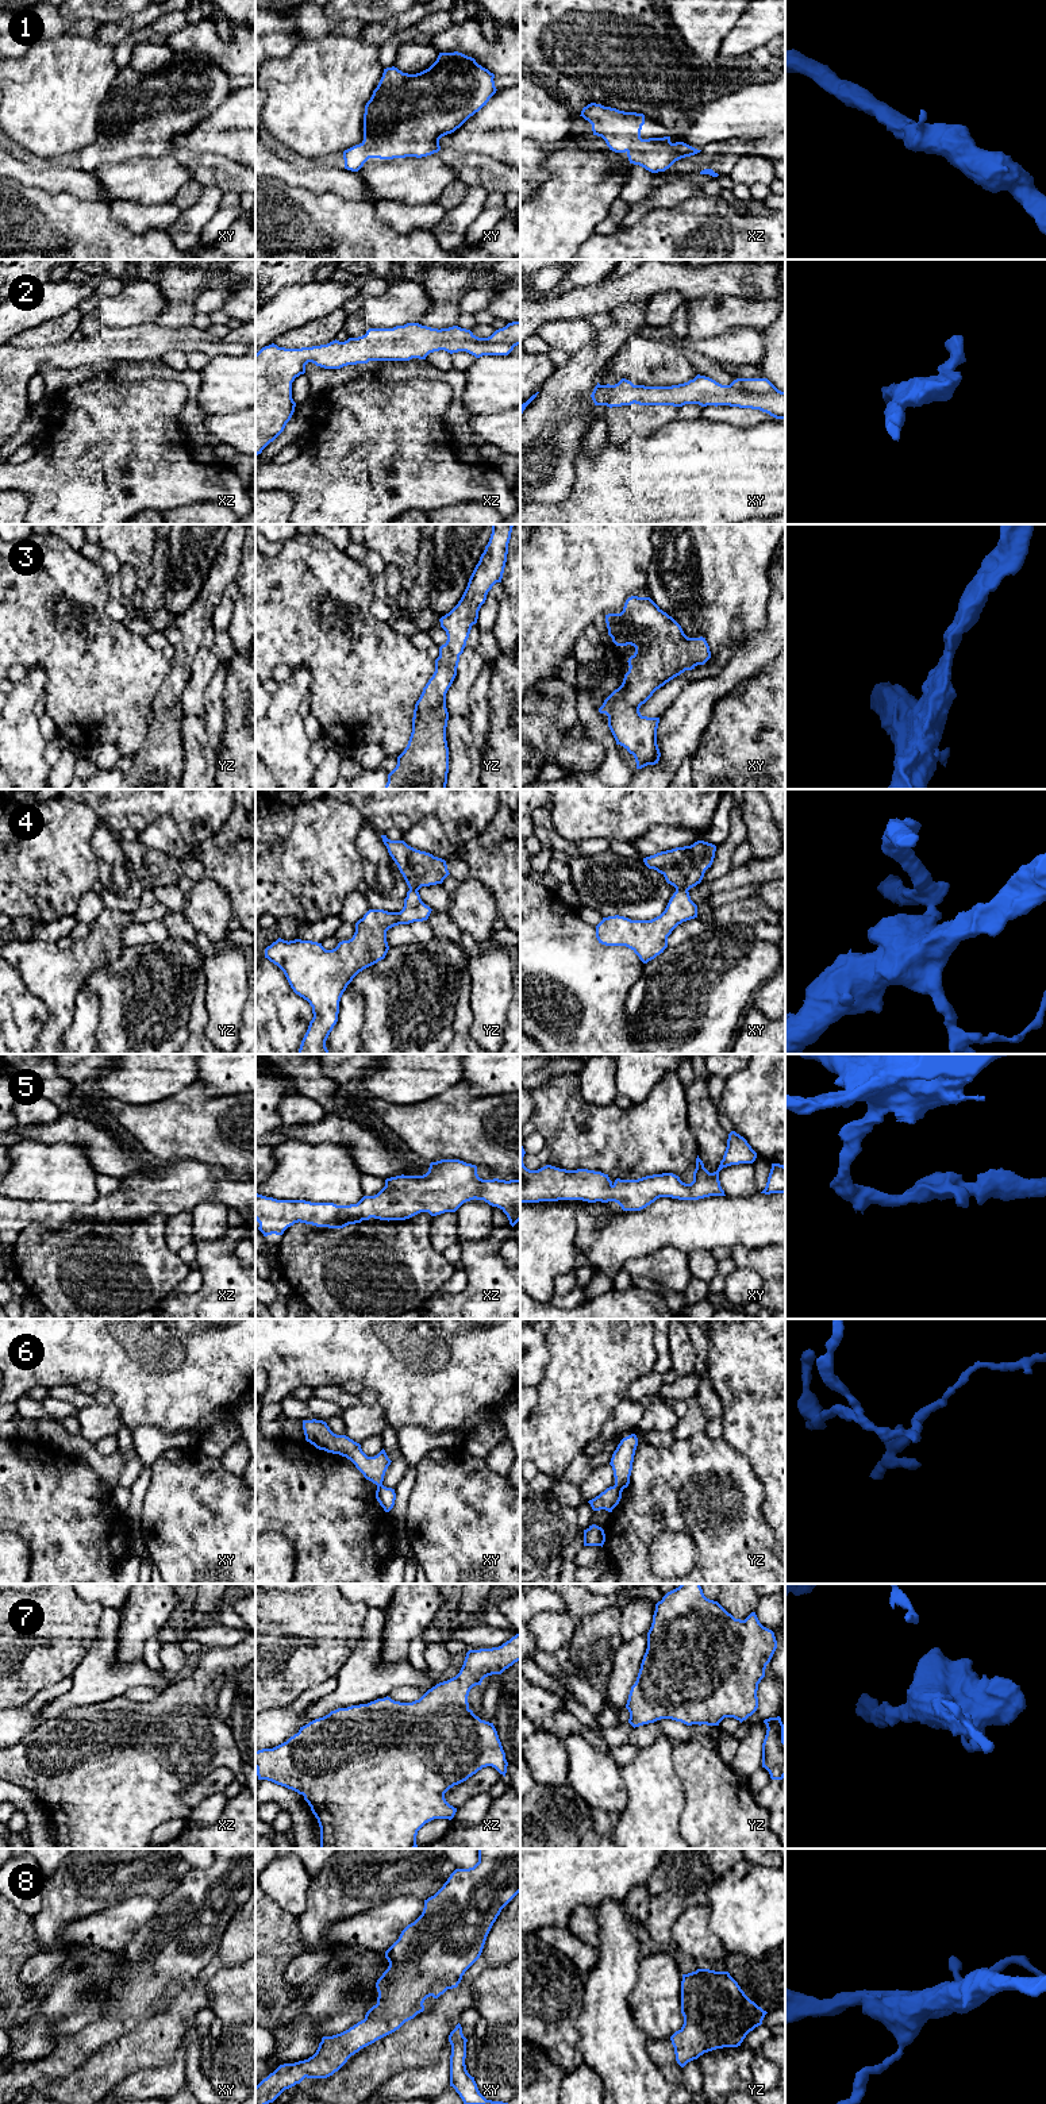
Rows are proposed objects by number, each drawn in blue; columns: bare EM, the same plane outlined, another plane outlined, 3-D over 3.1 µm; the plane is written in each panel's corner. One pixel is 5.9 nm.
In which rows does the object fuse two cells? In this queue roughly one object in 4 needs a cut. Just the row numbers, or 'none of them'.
4, 6

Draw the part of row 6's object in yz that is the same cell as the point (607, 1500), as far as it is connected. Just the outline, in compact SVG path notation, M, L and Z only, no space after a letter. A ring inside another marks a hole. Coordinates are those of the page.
M614 1485L607 1488L604 1492L601 1492L599 1496L589 1500L588 1503L591 1504L593 1511L605 1509L608 1512L612 1512L612 1509L619 1504L622 1499L622 1492L622 1488Z

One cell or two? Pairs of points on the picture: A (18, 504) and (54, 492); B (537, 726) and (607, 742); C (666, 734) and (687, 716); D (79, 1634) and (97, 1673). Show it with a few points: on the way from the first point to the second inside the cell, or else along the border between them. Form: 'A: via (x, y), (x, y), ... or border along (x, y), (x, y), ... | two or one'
A: border along (14, 489), (19, 489), (26, 496), (29, 510) | two
B: border along (587, 735), (603, 747), (604, 760), (600, 769) | two
C: via (672, 731), (681, 722) | one
D: border along (99, 1622), (96, 1637), (87, 1656), (69, 1676) | two

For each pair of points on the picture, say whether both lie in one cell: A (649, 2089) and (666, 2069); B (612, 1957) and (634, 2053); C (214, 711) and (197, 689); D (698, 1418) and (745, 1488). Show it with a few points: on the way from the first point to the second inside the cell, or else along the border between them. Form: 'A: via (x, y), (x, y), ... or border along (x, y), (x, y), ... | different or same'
A: border along (649, 2043), (649, 2057), (672, 2089) | different
B: via (612, 1981), (612, 2029) | same
C: border along (216, 668), (206, 692), (203, 718) | different
D: border along (704, 1431), (696, 1431), (677, 1441) | different

